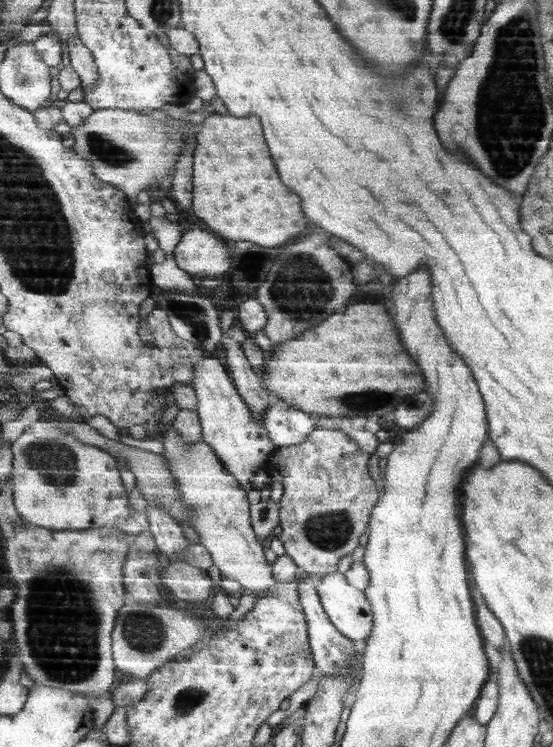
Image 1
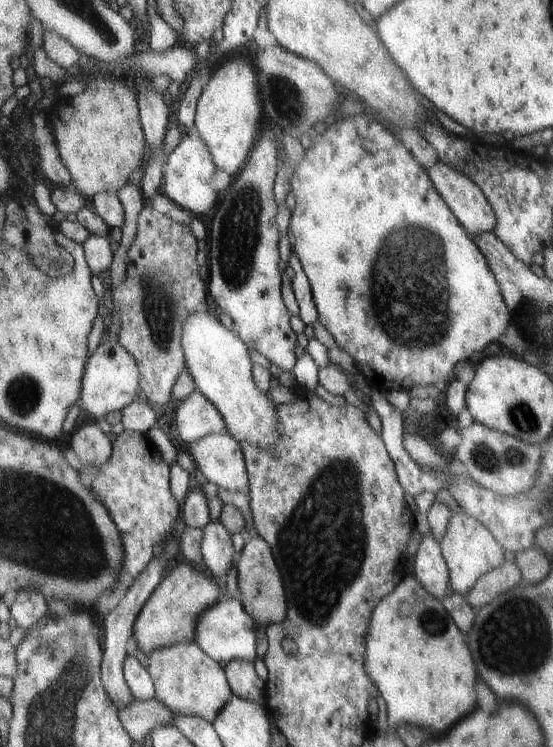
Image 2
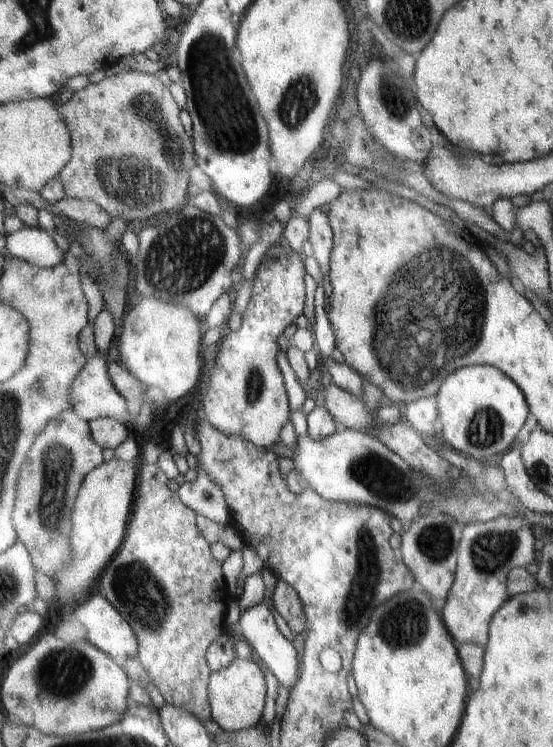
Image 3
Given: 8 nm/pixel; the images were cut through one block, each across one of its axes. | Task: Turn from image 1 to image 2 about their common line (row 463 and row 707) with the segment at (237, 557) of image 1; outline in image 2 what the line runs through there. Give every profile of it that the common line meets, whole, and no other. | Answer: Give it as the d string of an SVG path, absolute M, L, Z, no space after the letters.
M180 643L160 647L147 654L146 670L156 685L156 699L165 704L175 715L200 717L214 723L219 712L234 694L226 670L208 656L198 643Z

